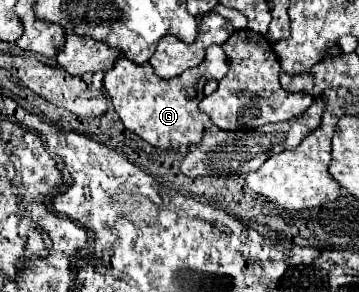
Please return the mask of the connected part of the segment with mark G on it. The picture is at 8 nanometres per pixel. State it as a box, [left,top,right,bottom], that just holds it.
[104,45,229,149]

